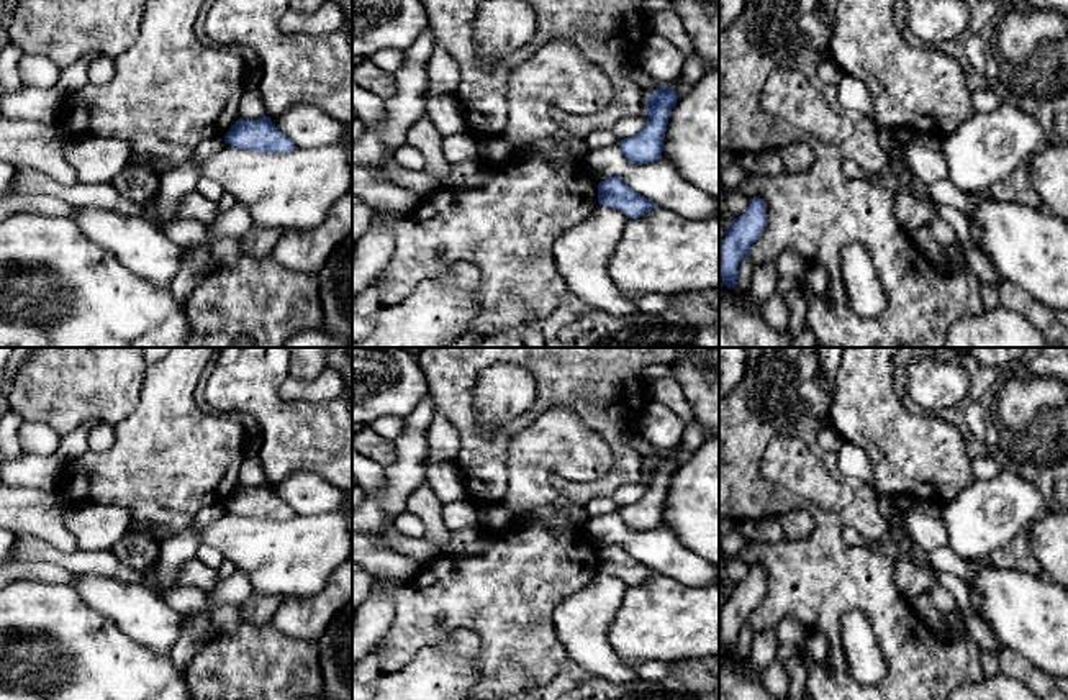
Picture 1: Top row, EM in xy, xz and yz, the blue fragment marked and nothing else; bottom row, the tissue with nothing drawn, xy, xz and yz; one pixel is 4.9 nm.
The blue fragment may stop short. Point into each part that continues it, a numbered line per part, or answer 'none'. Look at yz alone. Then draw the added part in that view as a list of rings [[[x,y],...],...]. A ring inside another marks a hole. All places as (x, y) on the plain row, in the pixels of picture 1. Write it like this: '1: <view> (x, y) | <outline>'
none

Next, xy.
none

